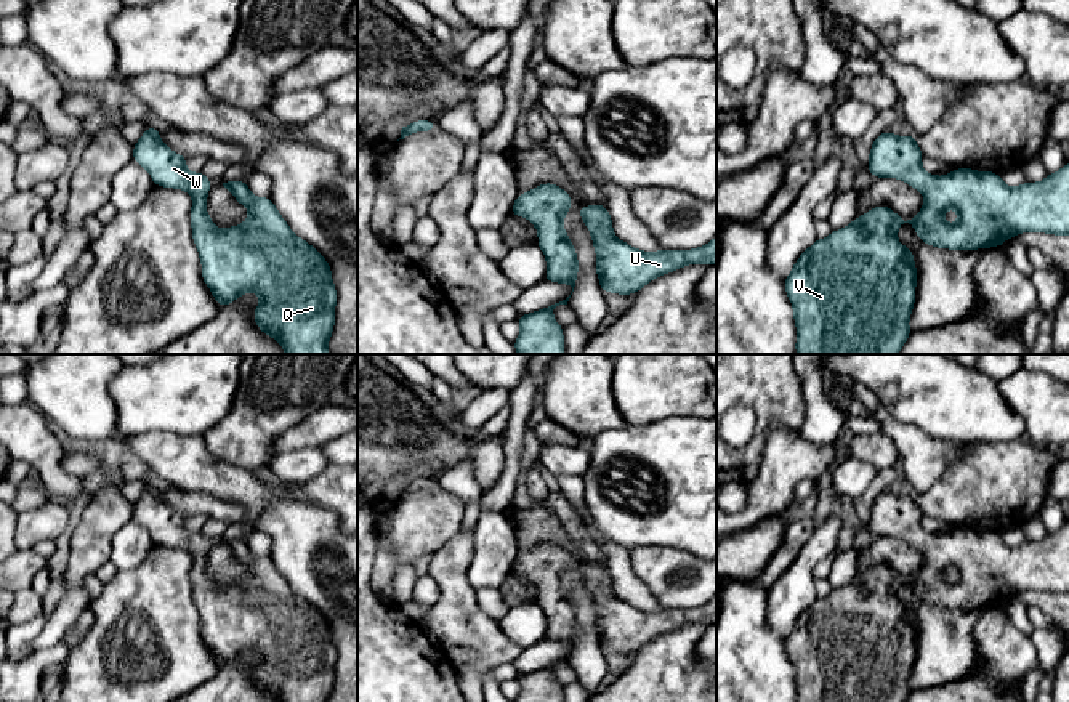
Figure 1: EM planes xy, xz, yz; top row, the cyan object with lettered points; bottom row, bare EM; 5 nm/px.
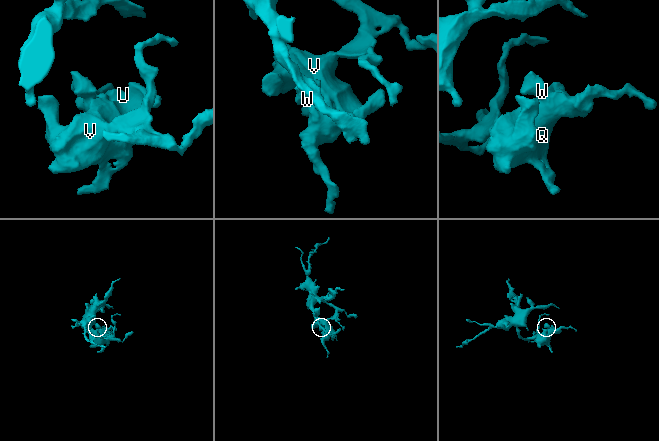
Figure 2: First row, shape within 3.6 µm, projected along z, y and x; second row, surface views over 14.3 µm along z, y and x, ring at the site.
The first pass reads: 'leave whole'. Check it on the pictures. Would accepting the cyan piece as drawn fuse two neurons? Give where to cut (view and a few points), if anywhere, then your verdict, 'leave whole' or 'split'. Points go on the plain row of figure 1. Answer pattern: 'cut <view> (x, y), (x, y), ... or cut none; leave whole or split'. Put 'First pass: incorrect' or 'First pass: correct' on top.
First pass: correct
cut none; leave whole

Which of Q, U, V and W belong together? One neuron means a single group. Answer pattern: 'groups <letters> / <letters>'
groups Q U V W

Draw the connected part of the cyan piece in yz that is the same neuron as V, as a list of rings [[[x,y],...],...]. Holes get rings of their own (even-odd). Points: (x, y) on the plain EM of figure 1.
[[[889,489],[878,494],[870,506],[867,529],[875,537],[899,537],[925,555],[925,564],[910,579],[904,580],[885,564],[857,575],[843,588],[832,590],[829,596],[817,598],[795,620],[792,631],[784,638],[785,652],[793,665],[797,702],[906,702],[912,689],[909,678],[915,662],[917,625],[910,607],[898,601],[898,587],[904,582],[914,585],[920,599],[931,606],[949,609],[976,609],[1000,606],[1019,591],[1035,590],[1055,595],[1069,595],[1069,521],[1040,542],[1026,540],[1008,547],[994,531],[955,527],[946,535],[930,534],[922,526],[923,513],[914,494],[896,495]],[[955,567],[955,583],[944,580],[946,569]]]

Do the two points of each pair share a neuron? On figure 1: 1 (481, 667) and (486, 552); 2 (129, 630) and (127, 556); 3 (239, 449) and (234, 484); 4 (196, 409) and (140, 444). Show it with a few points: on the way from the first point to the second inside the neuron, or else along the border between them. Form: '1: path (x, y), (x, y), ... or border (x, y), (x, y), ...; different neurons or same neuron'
1: border (475, 550), (468, 571), (468, 582), (475, 590); different neurons
2: border (156, 545), (137, 564), (117, 571); different neurons
3: border (205, 444), (220, 460), (254, 473); different neurons
4: border (197, 435), (145, 431), (124, 436); different neurons

